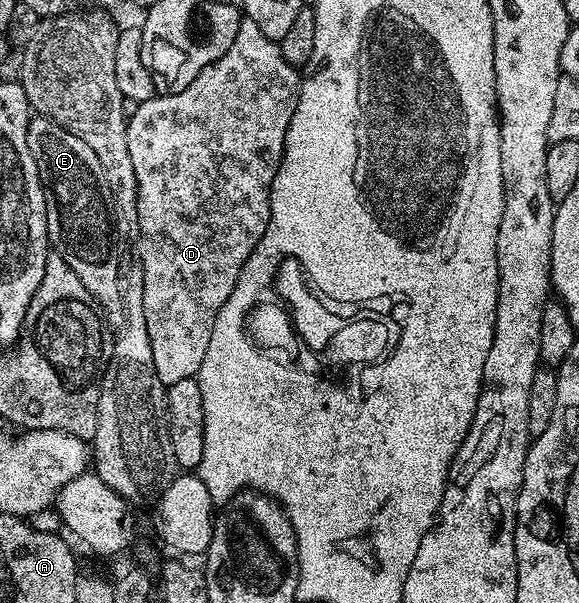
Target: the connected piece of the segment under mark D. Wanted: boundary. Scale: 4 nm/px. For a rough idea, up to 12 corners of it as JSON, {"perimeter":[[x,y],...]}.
{"perimeter":[[242,16],[127,120],[161,384],[267,231],[298,70]]}

